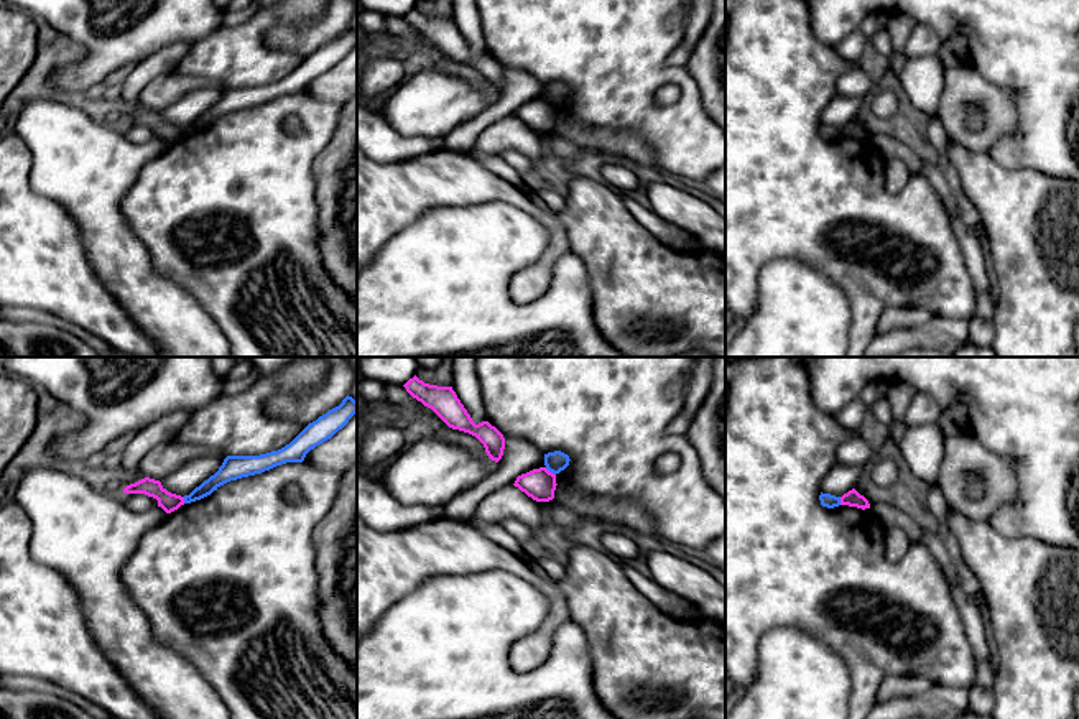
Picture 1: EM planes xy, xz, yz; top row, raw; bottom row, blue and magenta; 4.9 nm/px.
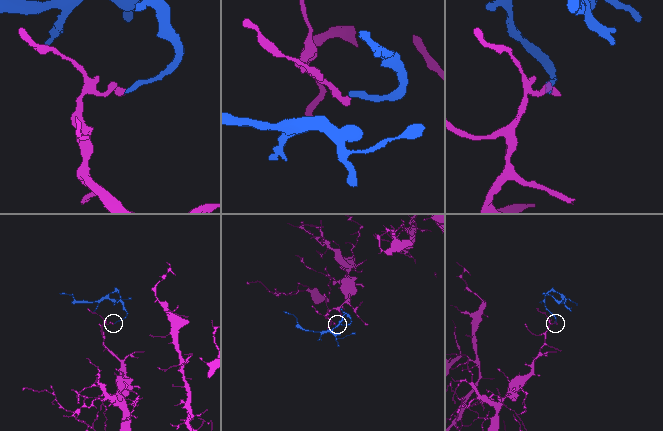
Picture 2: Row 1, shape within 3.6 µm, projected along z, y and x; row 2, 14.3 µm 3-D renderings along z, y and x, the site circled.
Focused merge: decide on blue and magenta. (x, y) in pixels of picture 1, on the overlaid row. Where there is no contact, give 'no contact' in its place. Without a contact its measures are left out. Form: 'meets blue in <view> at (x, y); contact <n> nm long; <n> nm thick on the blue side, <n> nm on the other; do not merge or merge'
meets blue in xz at (550, 471); contact 70 nm long; 100 nm thick on the blue side, 160 nm on the other; do not merge

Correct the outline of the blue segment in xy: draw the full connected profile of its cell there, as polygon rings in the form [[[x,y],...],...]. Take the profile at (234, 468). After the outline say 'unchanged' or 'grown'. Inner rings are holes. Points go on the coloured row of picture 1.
[[[347,395],[339,406],[309,423],[285,448],[260,456],[227,456],[214,475],[184,495],[184,503],[201,500],[230,480],[262,474],[286,462],[303,462],[311,449],[331,439],[355,413],[357,401]]]; unchanged

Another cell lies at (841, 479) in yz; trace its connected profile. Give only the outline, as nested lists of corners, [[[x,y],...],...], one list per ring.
[[[834,464],[821,482],[821,492],[842,497],[855,489],[862,467]]]

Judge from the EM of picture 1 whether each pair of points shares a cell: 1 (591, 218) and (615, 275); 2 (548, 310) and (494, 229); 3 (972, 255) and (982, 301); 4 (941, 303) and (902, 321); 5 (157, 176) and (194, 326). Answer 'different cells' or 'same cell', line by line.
1: same cell
2: same cell
3: same cell
4: different cells
5: different cells

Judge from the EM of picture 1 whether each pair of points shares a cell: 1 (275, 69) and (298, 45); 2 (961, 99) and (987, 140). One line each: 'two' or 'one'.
1: two
2: one

